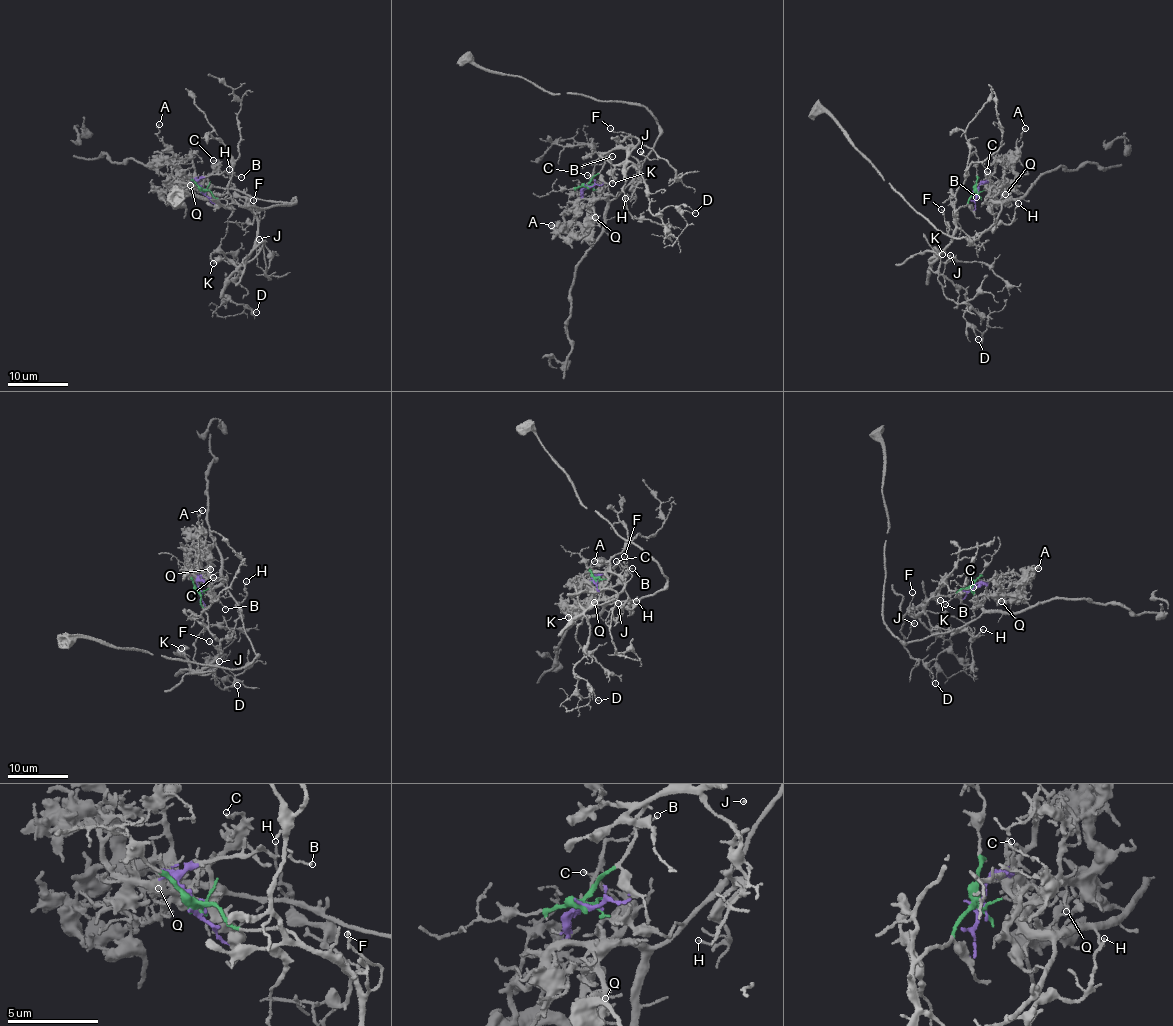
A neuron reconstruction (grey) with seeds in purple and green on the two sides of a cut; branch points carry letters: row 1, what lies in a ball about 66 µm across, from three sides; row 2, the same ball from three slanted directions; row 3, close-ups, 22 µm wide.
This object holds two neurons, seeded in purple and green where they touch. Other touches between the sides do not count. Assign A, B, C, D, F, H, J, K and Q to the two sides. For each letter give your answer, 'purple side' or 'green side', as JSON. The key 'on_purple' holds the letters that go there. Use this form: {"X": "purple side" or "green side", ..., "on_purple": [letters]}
{"A": "purple side", "B": "purple side", "C": "purple side", "D": "green side", "F": "green side", "H": "green side", "J": "green side", "K": "green side", "Q": "purple side", "on_purple": ["A", "B", "C", "Q"]}

